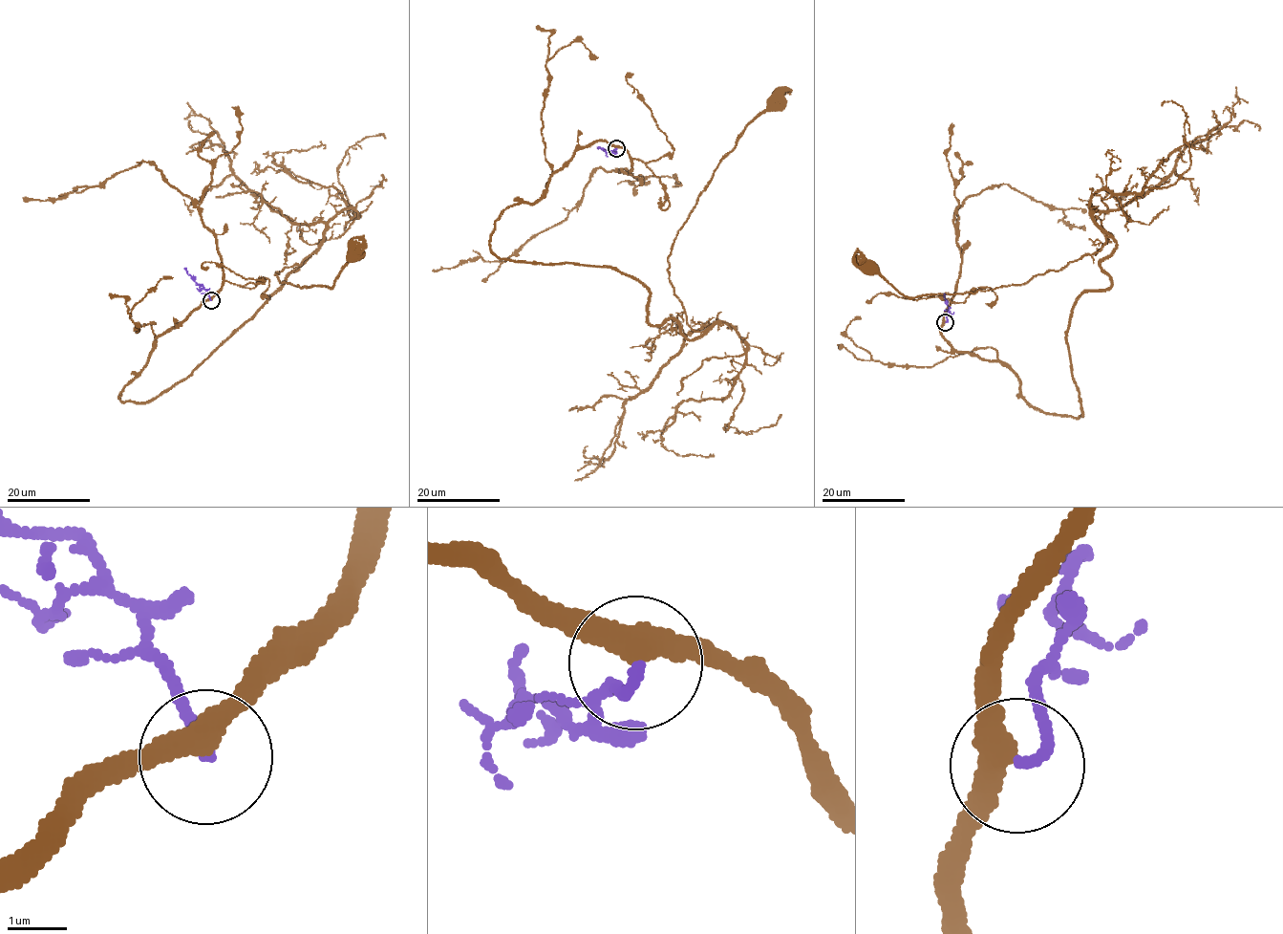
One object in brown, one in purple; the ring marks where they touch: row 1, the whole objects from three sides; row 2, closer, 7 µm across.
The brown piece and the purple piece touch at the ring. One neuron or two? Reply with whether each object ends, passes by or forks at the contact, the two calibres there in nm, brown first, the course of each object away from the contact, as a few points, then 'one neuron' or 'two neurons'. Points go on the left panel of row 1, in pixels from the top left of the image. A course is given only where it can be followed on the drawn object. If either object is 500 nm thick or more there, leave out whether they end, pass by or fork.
brown passes by; purple ends; calibres 400 and 170 nm; course brown (210, 300), (159, 336), (124, 401), (186, 380), (315, 252), (276, 272), (329, 288), (352, 254); course purple (211, 300), (207, 291), (184, 268); two neurons

